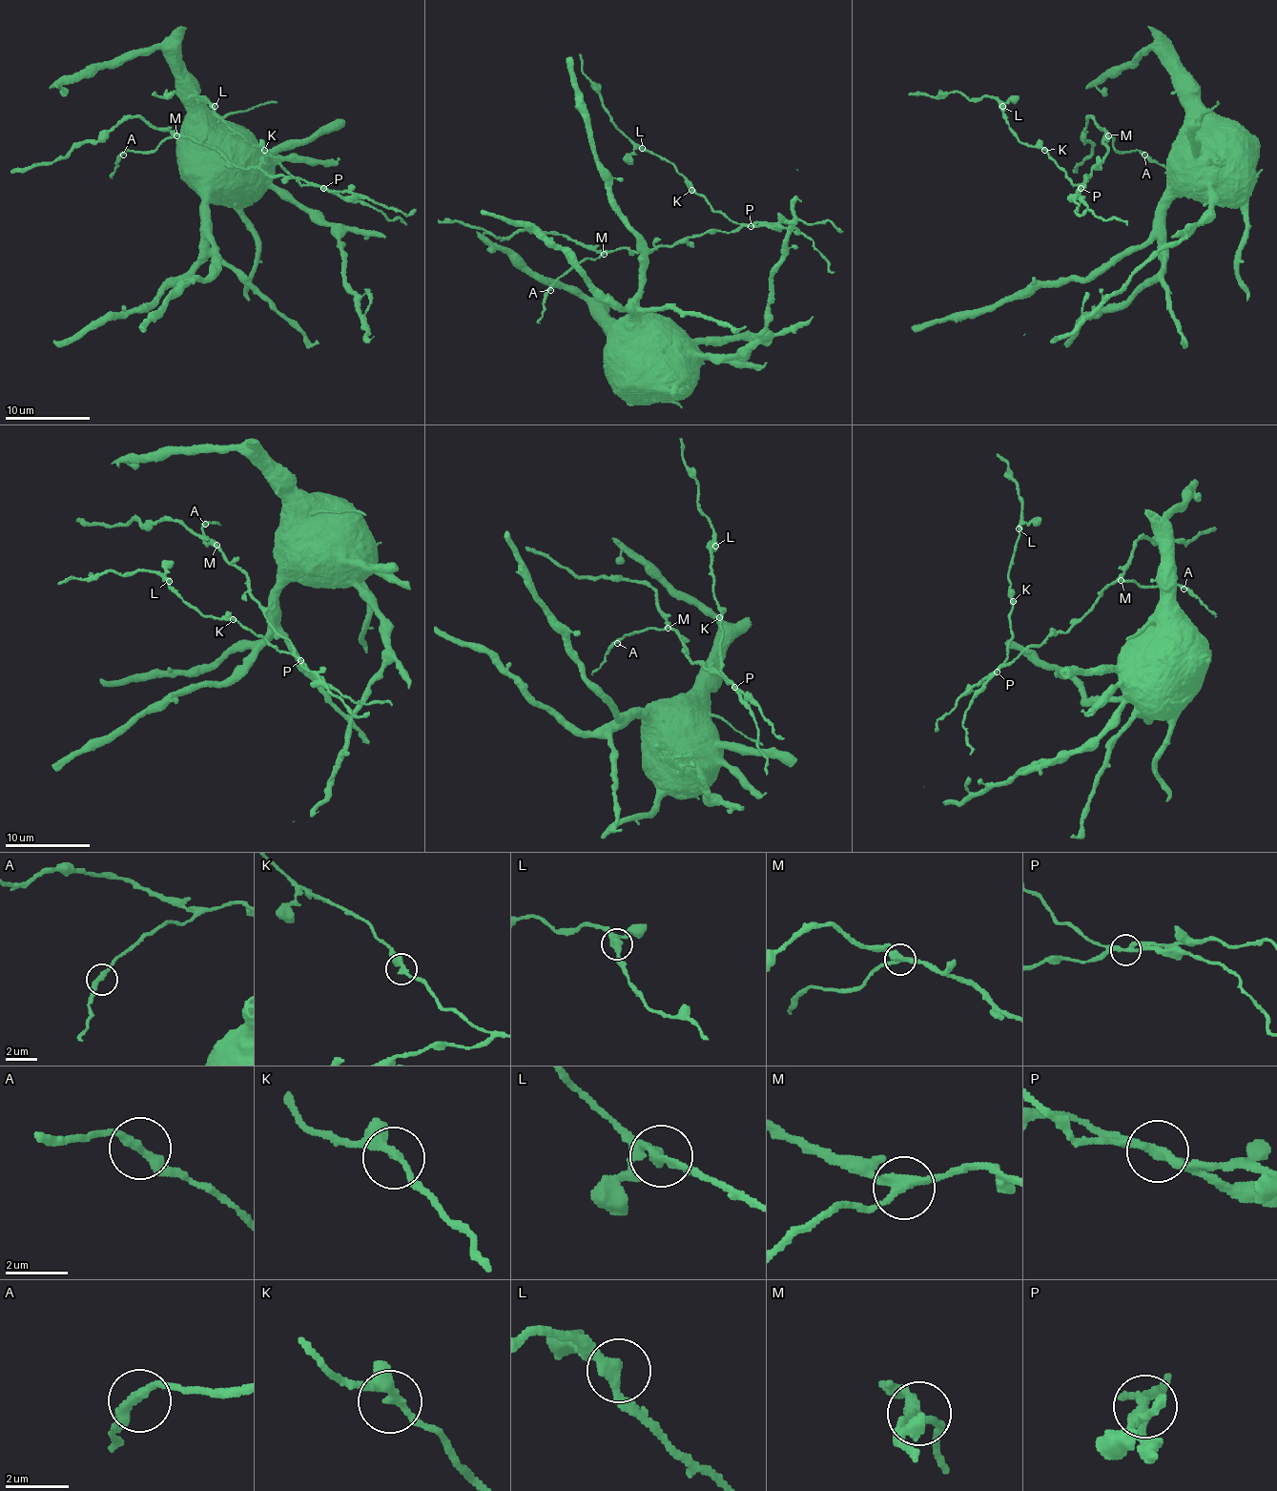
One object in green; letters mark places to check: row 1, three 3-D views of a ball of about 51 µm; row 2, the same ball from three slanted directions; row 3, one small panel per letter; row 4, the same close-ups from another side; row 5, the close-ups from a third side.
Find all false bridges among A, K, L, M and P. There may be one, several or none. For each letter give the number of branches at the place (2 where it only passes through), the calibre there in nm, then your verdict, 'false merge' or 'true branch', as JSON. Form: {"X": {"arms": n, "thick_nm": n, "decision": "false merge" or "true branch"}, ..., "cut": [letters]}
{"A": {"arms": 2, "thick_nm": 300, "decision": "true branch"}, "K": {"arms": 2, "thick_nm": 300, "decision": "true branch"}, "L": {"arms": 3, "thick_nm": 300, "decision": "true branch"}, "M": {"arms": 3, "thick_nm": 320, "decision": "false merge"}, "P": {"arms": 2, "thick_nm": 300, "decision": "false merge"}, "cut": ["M", "P"]}

